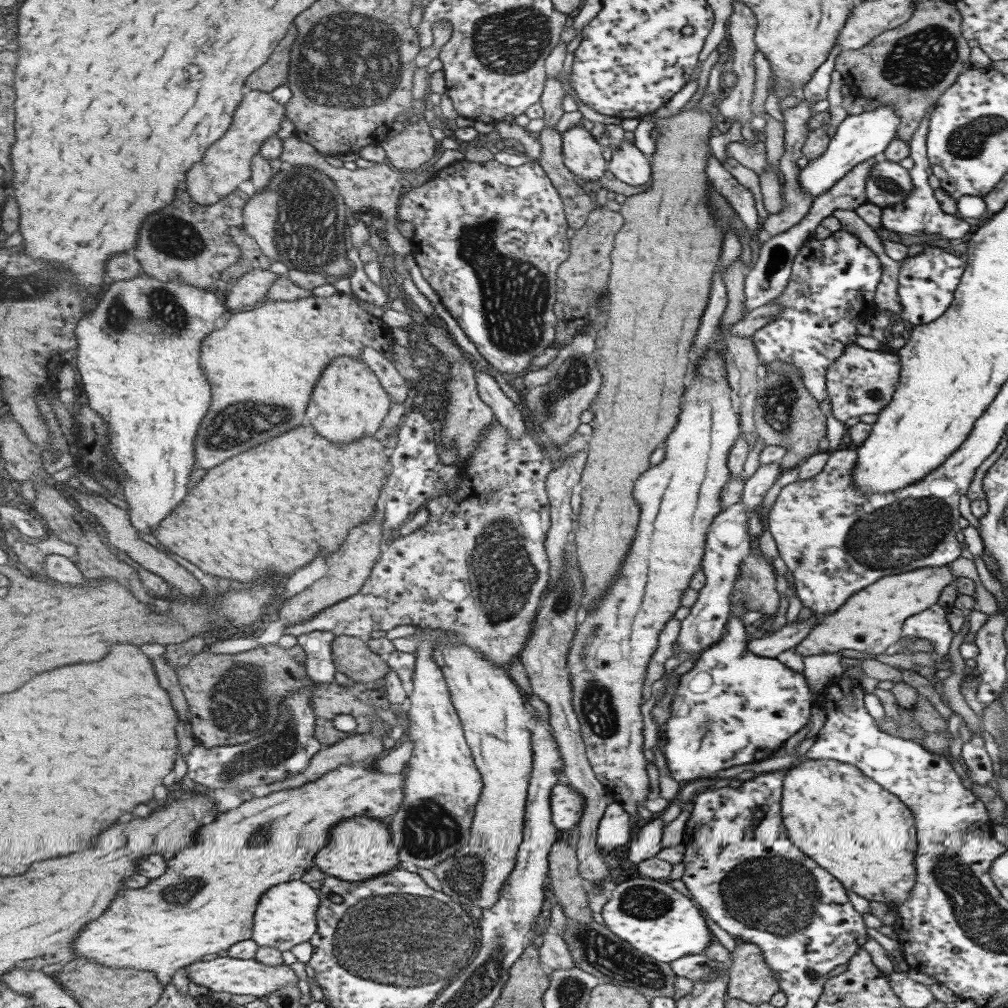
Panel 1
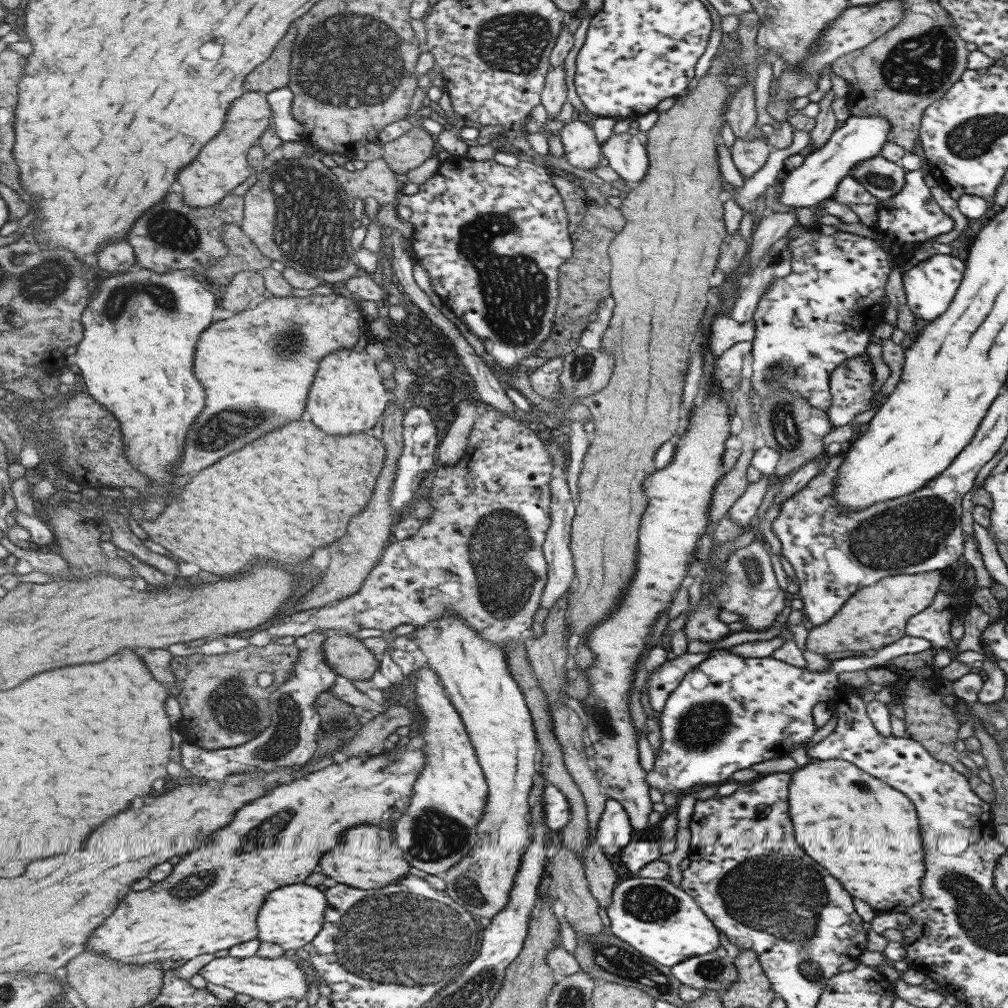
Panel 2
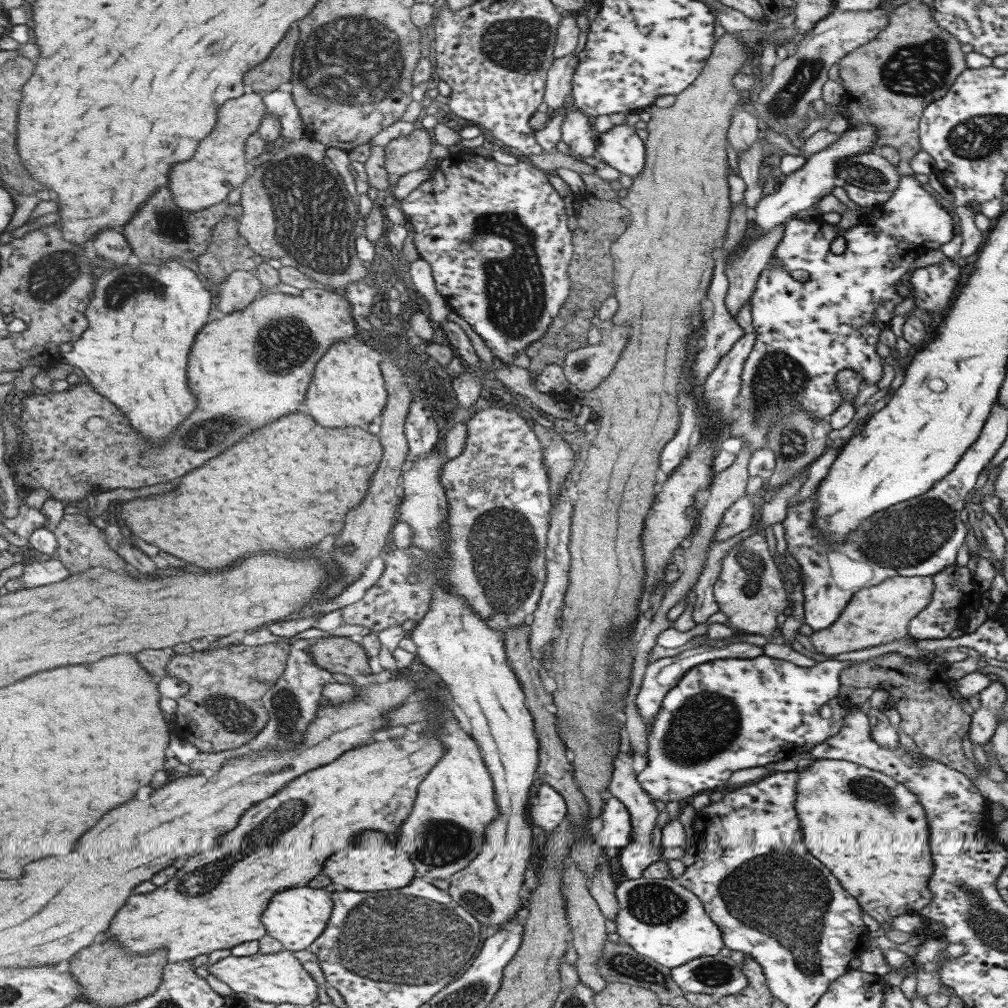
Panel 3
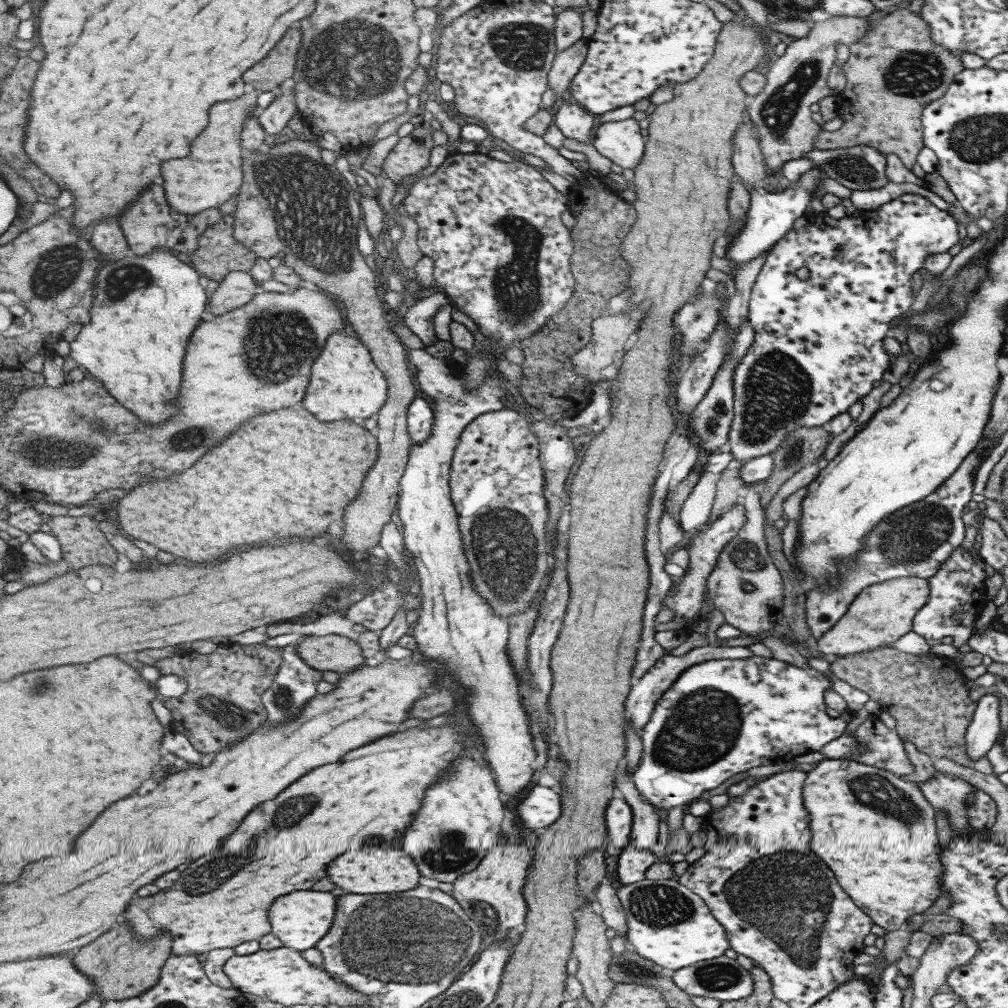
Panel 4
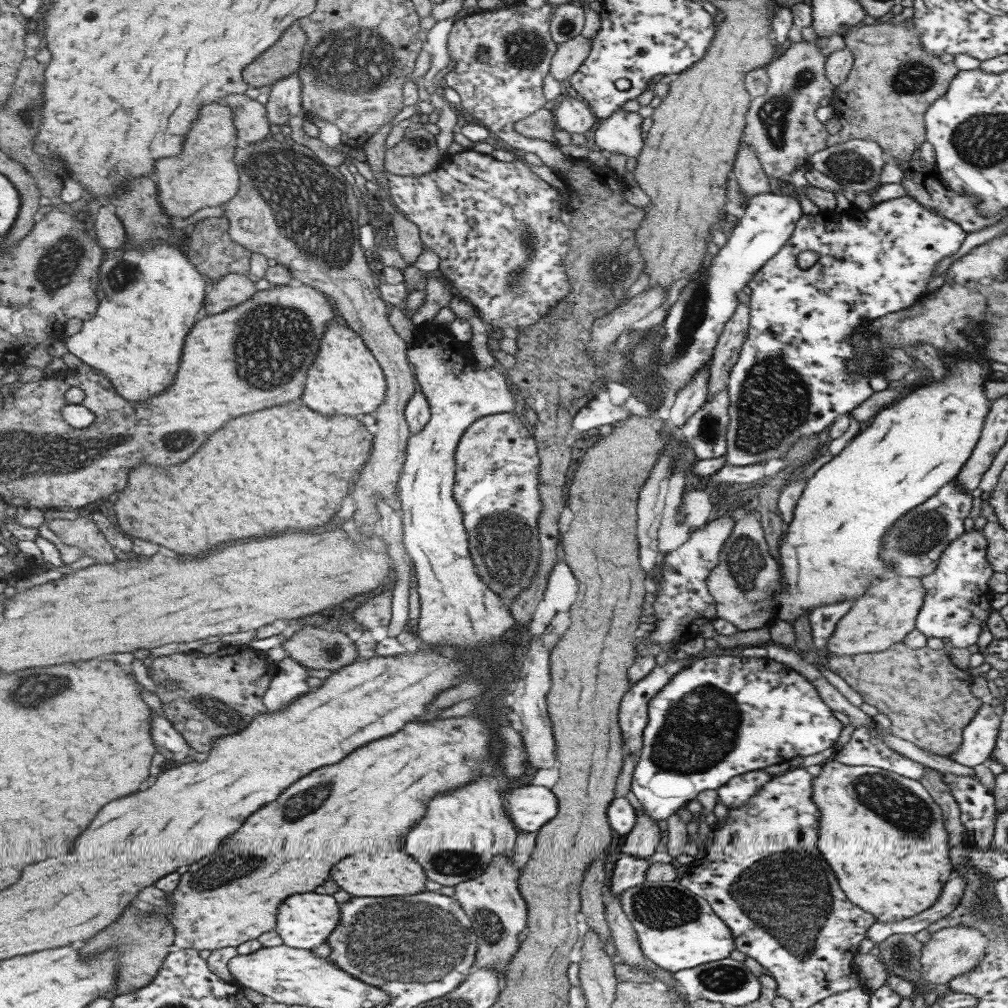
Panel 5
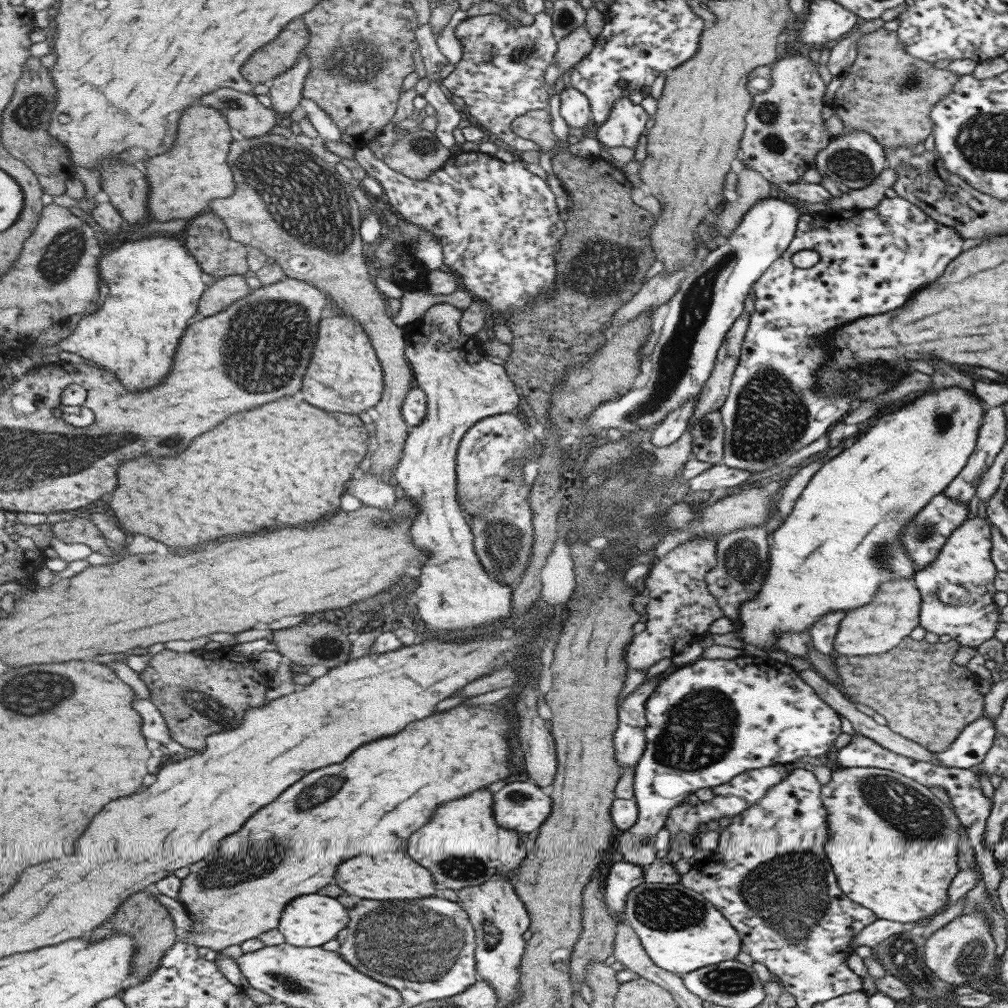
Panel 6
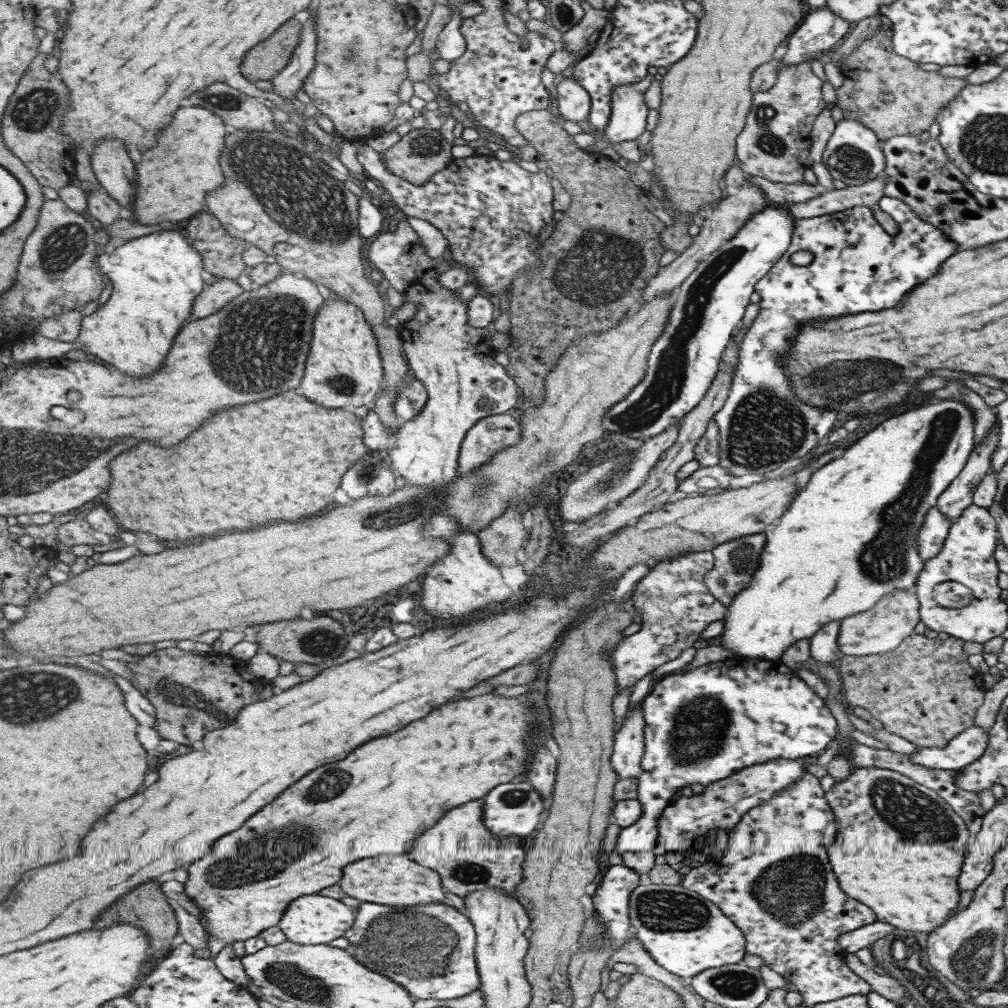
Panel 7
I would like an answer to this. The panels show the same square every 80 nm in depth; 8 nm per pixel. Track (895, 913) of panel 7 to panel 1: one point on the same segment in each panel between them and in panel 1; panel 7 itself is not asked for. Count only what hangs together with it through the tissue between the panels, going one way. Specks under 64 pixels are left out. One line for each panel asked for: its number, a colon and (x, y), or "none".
1: (864, 836)
2: (865, 834)
3: (870, 832)
4: (876, 833)
5: (881, 834)
6: (892, 845)

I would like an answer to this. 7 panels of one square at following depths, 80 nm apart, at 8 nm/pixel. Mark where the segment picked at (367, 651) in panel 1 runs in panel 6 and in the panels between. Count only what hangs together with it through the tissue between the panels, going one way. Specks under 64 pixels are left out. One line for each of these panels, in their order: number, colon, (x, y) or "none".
2: (348, 655)
3: (341, 655)
4: (340, 654)
5: (317, 648)
6: (321, 643)

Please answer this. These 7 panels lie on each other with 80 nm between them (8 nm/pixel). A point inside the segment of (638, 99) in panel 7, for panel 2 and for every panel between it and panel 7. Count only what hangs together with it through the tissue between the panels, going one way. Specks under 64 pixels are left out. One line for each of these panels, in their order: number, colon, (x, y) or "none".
2: (624, 153)
3: (620, 148)
4: (620, 142)
5: (620, 133)
6: (626, 122)

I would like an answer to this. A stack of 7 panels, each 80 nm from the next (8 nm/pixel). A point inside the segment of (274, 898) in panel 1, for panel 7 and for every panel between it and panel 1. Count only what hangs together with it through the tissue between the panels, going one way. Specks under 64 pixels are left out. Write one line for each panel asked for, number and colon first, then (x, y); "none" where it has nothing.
2: (293, 915)
3: (297, 917)
4: (301, 919)
5: (307, 920)
6: (311, 920)
7: (313, 920)

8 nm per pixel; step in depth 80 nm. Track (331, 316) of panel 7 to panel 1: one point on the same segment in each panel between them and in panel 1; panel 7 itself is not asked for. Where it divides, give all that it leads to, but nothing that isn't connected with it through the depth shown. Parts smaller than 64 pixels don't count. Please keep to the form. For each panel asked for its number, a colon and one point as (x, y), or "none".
1: (350, 403)
2: (349, 396)
3: (350, 389)
4: (347, 383)
5: (347, 379)
6: (347, 376)

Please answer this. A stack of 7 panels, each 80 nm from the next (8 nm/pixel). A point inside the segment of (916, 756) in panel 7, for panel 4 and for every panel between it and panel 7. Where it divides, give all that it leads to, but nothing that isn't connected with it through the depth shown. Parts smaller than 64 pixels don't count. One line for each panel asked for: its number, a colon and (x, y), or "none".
4: (982, 731)
5: (978, 738)
6: (972, 743)

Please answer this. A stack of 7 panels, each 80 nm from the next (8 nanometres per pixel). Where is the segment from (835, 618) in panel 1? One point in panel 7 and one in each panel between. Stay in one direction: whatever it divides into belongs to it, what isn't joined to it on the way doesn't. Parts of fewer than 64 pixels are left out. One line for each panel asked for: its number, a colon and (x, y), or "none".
2: (874, 616)
3: (877, 614)
4: (881, 613)
5: (885, 613)
6: (878, 626)
7: (880, 629)

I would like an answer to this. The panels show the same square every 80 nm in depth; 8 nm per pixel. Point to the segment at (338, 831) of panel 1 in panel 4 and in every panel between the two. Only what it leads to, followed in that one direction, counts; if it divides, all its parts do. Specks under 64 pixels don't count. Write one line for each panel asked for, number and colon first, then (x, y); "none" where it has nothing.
2: (368, 858)
3: (374, 864)
4: (380, 869)

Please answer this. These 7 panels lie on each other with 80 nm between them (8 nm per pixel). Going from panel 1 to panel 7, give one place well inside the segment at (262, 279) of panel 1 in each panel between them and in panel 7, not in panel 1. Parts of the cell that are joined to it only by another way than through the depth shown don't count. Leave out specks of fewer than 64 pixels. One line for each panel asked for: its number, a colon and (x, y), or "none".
2: (248, 287)
3: (243, 287)
4: (238, 288)
5: (235, 289)
6: (226, 291)
7: (216, 296)

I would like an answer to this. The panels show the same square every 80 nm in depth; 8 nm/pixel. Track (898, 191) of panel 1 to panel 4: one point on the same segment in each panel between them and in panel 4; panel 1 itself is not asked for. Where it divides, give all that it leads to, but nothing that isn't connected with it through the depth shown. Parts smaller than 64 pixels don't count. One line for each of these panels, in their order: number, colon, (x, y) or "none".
2: (882, 179)
3: (869, 171)
4: (860, 167)

